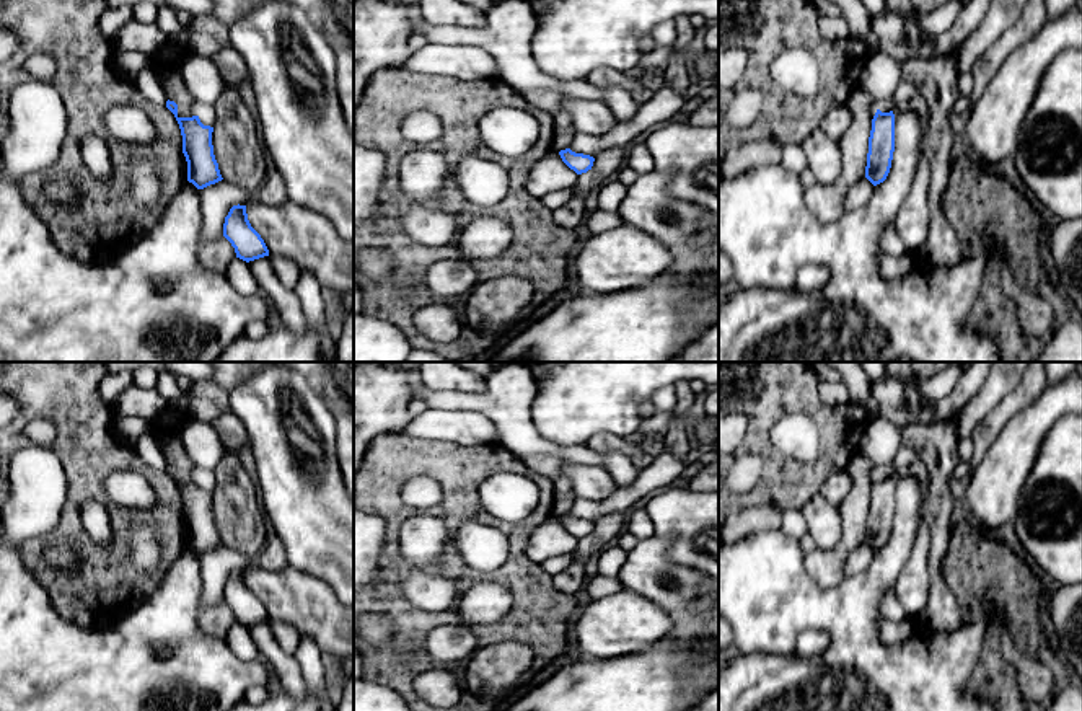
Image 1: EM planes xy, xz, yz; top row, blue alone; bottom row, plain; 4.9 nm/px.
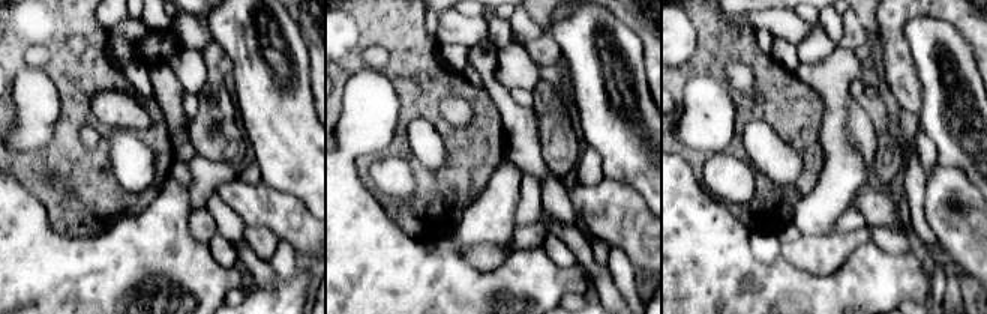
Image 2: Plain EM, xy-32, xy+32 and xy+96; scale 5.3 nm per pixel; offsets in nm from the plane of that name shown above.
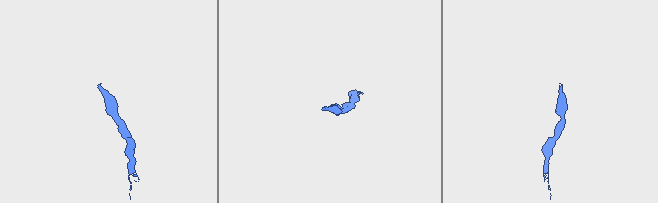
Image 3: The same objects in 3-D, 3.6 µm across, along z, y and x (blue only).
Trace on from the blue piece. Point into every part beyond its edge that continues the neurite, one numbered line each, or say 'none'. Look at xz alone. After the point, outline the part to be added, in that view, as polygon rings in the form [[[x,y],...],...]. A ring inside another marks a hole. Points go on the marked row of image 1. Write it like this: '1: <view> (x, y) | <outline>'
none

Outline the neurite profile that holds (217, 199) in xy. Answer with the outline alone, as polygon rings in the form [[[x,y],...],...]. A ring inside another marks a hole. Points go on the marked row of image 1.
[[[225,179],[200,189],[200,246],[223,236],[223,223],[233,205],[248,205],[253,191]]]

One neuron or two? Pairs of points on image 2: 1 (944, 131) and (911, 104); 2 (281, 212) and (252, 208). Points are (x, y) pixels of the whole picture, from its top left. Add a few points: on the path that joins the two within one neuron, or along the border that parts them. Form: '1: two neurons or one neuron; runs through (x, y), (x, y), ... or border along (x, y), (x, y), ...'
1: two neurons; border along (917, 77), (921, 86), (921, 108), (918, 113)
2: one neuron; runs through (273, 212), (260, 208)

